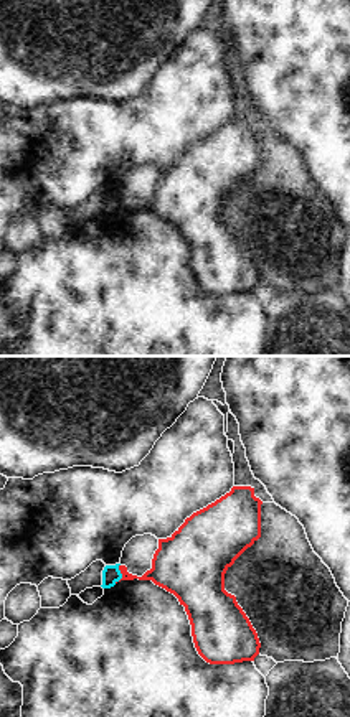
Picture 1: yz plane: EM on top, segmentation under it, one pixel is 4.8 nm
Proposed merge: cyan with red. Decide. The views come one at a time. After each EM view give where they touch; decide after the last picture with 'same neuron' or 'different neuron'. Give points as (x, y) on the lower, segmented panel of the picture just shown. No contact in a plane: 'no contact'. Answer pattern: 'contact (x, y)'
contact (121, 574)

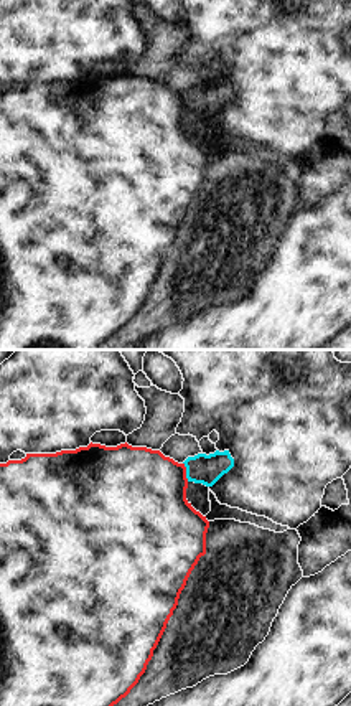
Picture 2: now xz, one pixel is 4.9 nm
contact (187, 472)

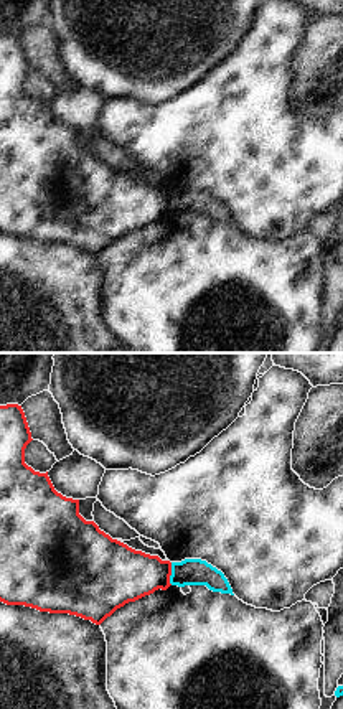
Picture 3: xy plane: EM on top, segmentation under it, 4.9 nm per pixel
contact (172, 574)

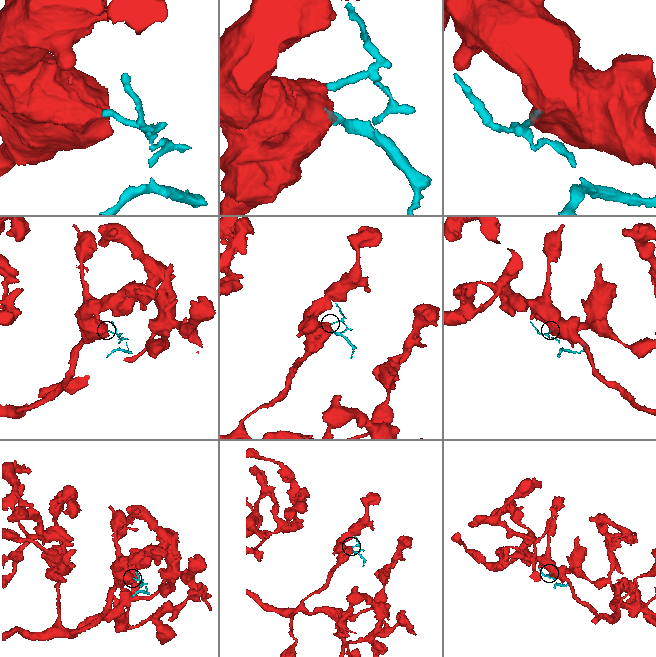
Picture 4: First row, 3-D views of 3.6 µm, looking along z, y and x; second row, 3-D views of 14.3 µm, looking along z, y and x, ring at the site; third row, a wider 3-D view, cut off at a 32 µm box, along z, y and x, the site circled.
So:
different neuron

